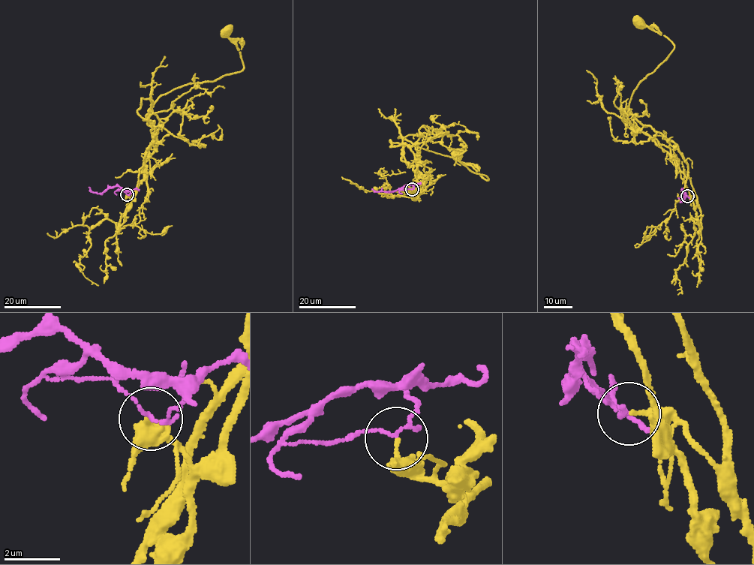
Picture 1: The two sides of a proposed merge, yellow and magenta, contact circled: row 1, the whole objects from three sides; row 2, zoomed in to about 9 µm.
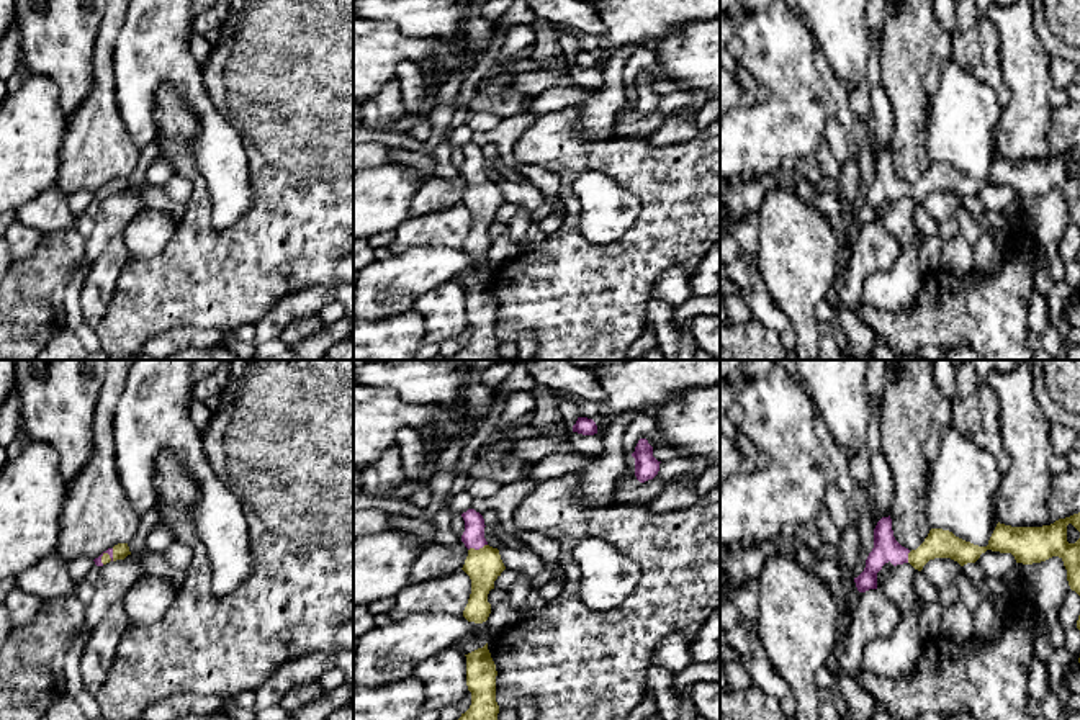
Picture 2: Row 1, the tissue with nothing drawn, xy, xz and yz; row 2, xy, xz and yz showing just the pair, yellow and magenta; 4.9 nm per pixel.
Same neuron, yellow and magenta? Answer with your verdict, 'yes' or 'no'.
no

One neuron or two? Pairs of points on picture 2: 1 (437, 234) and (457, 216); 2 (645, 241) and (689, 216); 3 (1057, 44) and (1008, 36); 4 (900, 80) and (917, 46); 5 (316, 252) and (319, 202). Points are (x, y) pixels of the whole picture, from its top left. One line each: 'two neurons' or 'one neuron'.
1: one neuron
2: one neuron
3: two neurons
4: one neuron
5: one neuron

